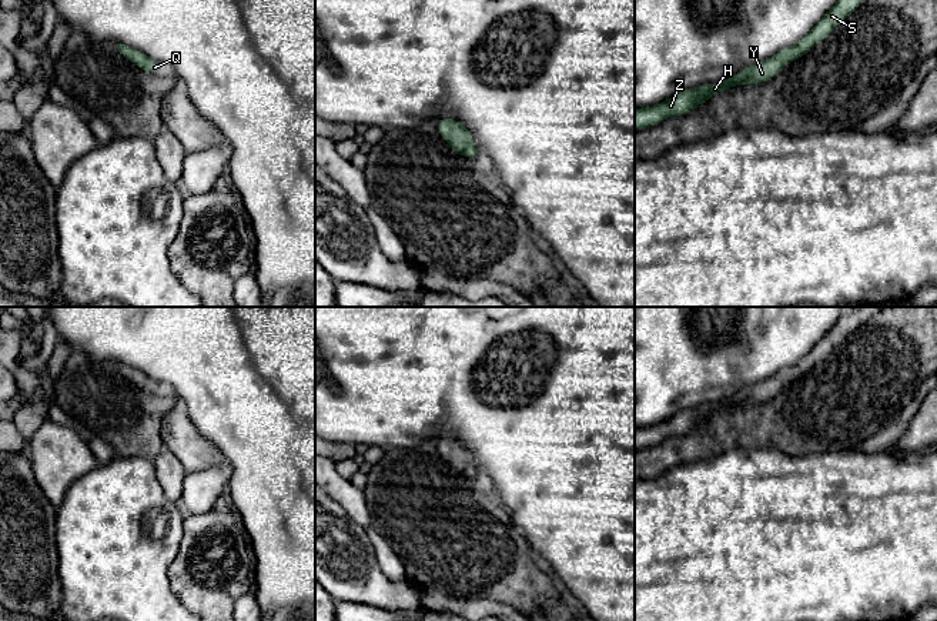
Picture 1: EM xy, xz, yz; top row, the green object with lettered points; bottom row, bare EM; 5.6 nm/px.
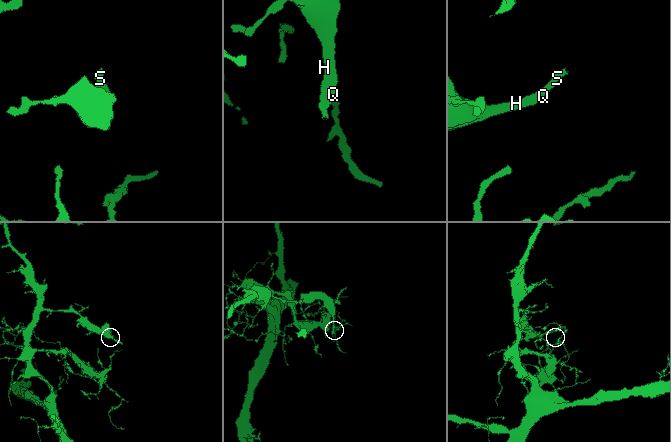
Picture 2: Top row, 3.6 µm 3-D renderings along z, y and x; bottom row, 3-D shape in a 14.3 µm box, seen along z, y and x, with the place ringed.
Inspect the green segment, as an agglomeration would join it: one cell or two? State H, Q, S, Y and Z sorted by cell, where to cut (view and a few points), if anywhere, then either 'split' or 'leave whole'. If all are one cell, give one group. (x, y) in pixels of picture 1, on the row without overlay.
groups H Q S Y Z; cut none; leave whole

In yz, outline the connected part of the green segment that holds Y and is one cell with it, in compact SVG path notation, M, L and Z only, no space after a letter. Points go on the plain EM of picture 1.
M857 307L844 313L824 337L793 367L786 367L770 378L744 387L719 404L702 404L699 407L683 410L663 423L635 428L635 451L656 445L666 437L683 435L690 433L696 425L706 423L712 415L726 411L744 403L760 404L779 394L786 385L796 378L809 373L817 363L824 360L837 344L861 325Z

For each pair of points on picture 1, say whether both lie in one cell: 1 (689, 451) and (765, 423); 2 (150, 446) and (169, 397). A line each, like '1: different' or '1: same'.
1: same
2: same

